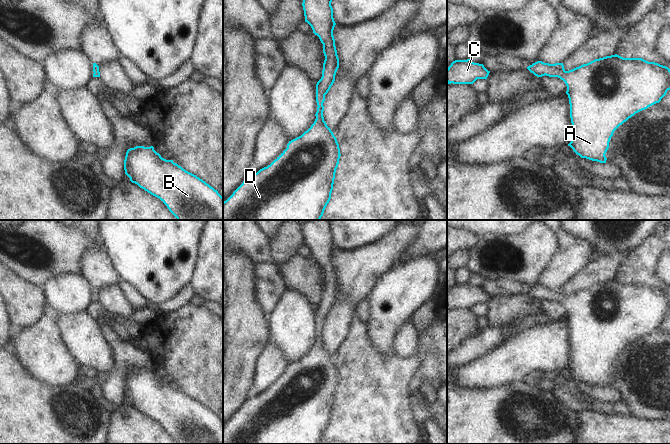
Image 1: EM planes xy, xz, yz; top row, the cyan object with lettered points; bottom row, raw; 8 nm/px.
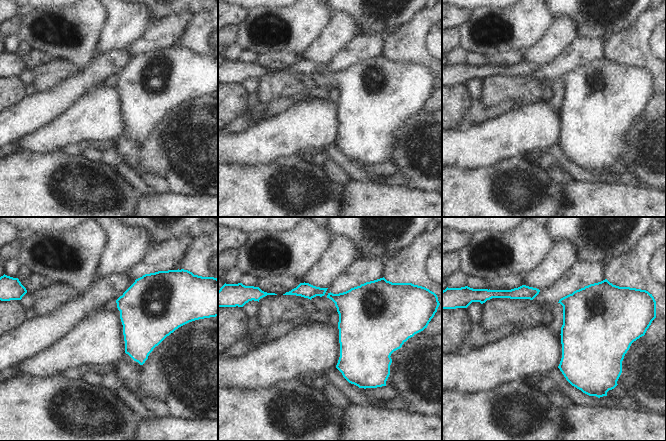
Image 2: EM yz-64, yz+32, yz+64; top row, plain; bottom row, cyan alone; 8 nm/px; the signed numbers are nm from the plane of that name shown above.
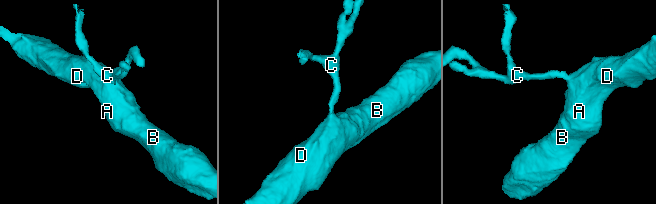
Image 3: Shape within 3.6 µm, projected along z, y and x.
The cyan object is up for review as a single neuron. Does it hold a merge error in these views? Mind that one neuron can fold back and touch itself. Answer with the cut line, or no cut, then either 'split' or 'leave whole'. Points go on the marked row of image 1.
no cut; leave whole

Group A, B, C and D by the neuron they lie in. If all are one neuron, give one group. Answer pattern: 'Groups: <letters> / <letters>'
Groups: A B C D.

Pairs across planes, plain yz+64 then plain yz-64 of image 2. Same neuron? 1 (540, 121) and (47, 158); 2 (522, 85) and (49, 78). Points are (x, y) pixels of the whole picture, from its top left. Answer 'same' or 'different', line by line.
1: different
2: same

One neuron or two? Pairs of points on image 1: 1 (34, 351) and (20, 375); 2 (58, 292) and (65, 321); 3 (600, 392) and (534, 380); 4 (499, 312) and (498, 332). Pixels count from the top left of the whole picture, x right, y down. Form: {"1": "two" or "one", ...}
{"1": "two", "2": "two", "3": "one", "4": "two"}

